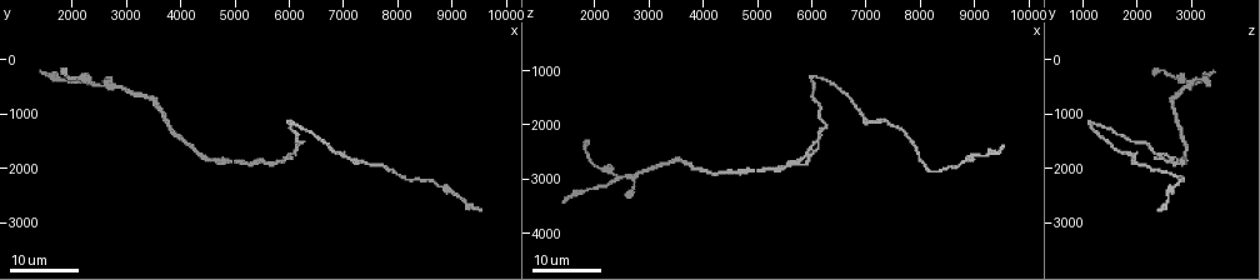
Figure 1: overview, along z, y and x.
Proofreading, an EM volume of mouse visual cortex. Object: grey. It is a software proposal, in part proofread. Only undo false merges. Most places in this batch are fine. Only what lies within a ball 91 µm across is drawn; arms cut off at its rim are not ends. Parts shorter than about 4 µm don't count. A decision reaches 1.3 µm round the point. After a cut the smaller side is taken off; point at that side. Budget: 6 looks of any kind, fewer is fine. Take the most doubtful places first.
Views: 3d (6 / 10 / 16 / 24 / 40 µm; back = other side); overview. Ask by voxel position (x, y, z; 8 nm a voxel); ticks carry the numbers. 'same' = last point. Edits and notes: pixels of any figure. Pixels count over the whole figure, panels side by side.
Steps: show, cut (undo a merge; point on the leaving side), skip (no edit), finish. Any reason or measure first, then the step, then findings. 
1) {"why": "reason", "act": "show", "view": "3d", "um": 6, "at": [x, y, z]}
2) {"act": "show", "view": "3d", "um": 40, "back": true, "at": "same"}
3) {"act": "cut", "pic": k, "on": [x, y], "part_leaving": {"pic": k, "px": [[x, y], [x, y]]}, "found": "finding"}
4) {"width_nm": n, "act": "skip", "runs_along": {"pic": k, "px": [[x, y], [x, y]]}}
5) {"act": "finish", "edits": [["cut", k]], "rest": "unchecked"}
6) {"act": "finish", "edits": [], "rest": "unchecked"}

{"why": "branch point", "act": "show", "view": "3d", "um": 16, "at": [2400, 450, 3000]}

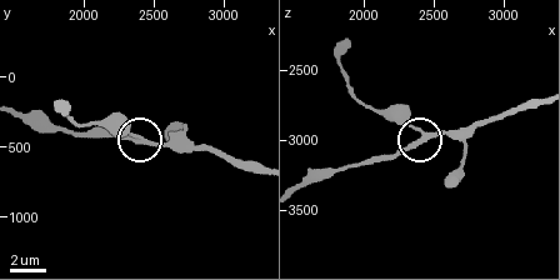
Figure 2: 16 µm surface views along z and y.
{"act": "show", "view": "3d", "um": 10, "at": [2440, 460, 2980]}

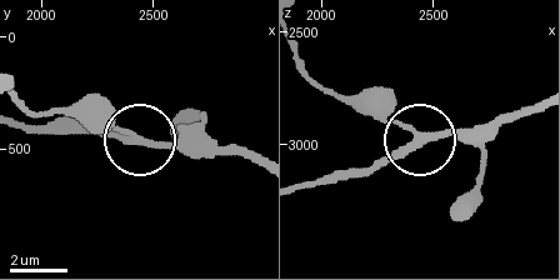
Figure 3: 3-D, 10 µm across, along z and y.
{"width_nm": 230, "act": "skip", "runs_along": {"pic": 3, "px": [[254, 163], [196, 145], [140, 140], [99, 105]]}, "found": "continuous, no second neuron"}

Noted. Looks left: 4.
{"why": "abrupt turn", "act": "show", "view": "3d", "um": 16, "at": [6000, 1150, 1150]}

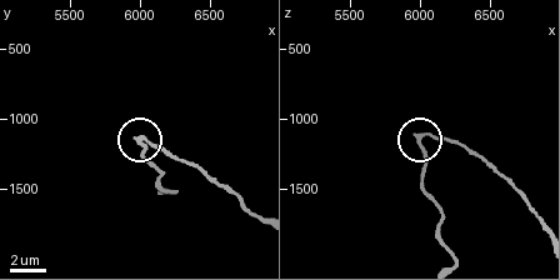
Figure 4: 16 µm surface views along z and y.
{"why": "closer look", "act": "show", "view": "3d", "um": 10, "at": [6020, 1160, 1140]}

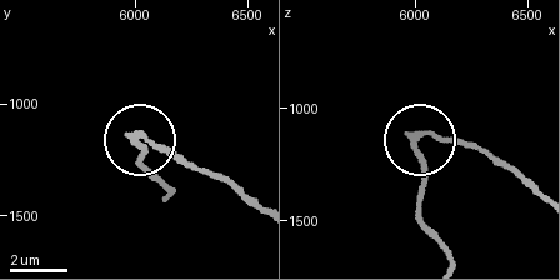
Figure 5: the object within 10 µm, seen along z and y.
{"act": "skip", "runs_along": {"pic": 5, "px": [[446, 253], [420, 209], [418, 145], [428, 133], [475, 145]]}, "found": "one neuron here"}

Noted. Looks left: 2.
{"why": "sudden change in width", "act": "show", "view": "3d", "um": 16, "at": [5200, 1950, 2850]}

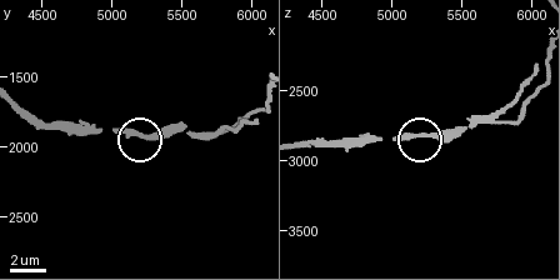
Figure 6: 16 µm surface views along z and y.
{"why": "zoom in", "act": "show", "view": "3d", "um": 6, "at": [5180, 1920, 2840]}

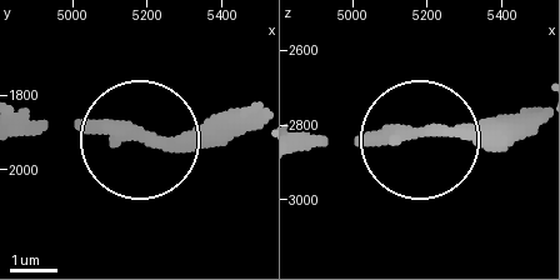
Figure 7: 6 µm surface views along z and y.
{"width_nm": 260, "act": "skip", "runs_along": {"pic": 7, "px": [[531, 123], [304, 135]]}, "found": "all the same neuron"}

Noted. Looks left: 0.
{"act": "finish", "edits": [], "rest": "unchecked"}

